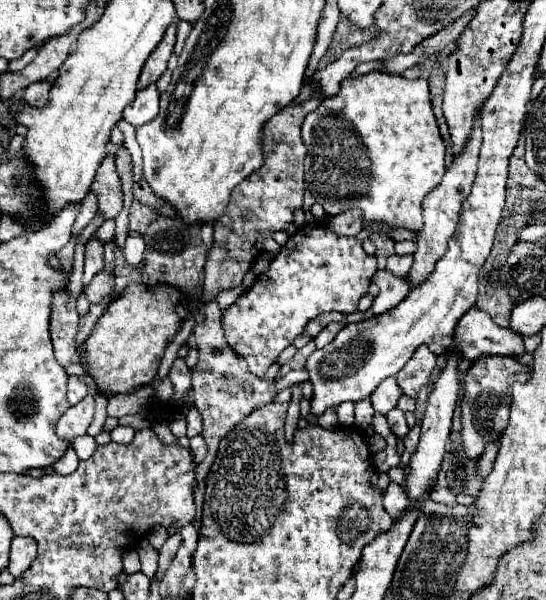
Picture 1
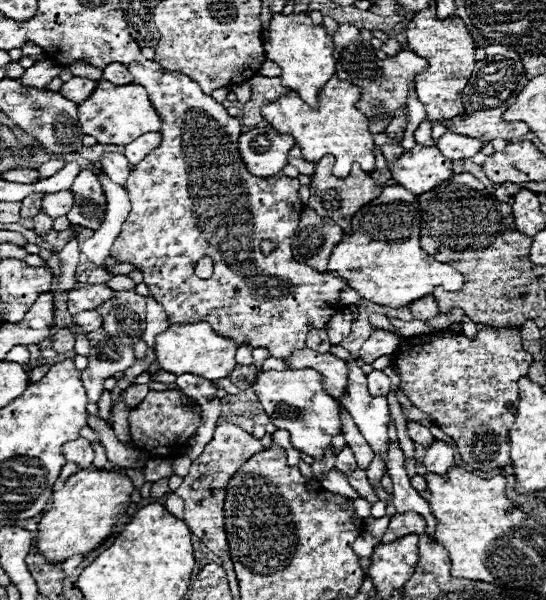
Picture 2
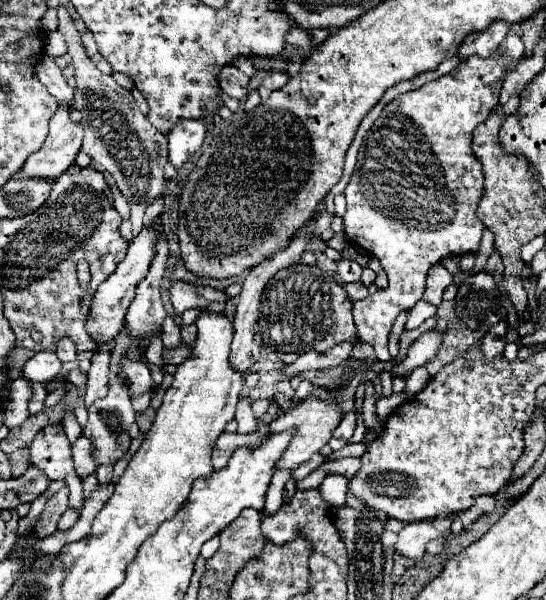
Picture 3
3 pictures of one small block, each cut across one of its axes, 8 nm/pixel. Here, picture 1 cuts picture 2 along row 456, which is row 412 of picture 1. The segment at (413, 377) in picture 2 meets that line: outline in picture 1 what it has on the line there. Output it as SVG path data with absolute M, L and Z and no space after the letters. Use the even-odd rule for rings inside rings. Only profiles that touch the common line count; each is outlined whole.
M488 356L472 364L464 378L465 398L462 400L462 444L468 458L476 458L486 450L490 438L498 438L508 426L510 414L510 386L514 382L526 382L530 378L530 366L520 364L508 356Z

